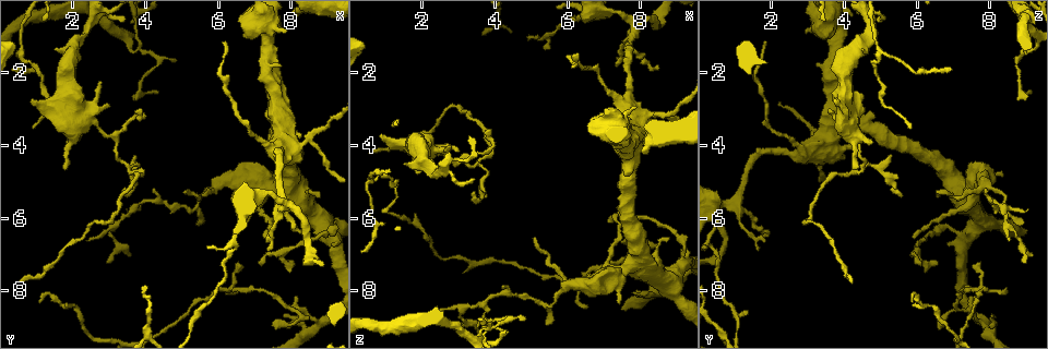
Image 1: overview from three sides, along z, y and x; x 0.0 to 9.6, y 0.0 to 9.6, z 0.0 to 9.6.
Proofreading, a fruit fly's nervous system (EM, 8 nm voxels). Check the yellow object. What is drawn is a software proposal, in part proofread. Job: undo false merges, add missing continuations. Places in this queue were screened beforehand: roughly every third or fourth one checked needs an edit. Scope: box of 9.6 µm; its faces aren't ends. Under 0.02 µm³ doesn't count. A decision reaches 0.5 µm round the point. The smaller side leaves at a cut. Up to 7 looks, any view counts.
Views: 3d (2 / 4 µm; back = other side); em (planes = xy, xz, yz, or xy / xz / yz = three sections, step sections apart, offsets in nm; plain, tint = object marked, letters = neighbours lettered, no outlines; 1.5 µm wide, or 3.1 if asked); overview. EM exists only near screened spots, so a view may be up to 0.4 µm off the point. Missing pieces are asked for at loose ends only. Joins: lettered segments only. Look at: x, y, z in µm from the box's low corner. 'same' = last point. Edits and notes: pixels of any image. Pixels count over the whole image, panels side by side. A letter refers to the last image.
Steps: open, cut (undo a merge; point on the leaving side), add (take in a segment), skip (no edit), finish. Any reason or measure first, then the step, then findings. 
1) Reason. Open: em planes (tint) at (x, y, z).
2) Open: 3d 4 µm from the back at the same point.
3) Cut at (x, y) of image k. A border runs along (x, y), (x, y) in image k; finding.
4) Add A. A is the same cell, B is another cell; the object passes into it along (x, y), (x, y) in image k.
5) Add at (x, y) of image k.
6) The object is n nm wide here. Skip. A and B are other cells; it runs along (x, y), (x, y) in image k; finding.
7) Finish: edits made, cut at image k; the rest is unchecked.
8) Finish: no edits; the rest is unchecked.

Sharp bend. Open: em planes (letters) at (3.05, 6.50, 8.75).

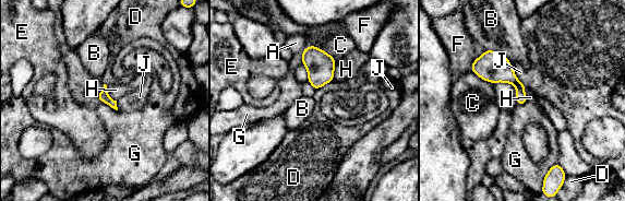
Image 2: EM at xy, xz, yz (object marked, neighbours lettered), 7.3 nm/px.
The object is 70 nm wide here; the longest contact is with C, 220 nm. Skip. A, B, C, D, E, F, G, H and J are other cells; continuous, no second cell.

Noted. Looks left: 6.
A narrow waist. Open: 3d 4 µm from the back at (5.50, 5.55, 8.45).

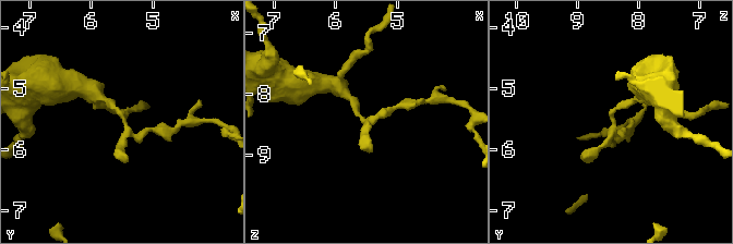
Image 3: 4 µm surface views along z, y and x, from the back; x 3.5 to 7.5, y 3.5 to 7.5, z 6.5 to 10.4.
Open: em planes (letters) at (5.45, 5.55, 8.45).

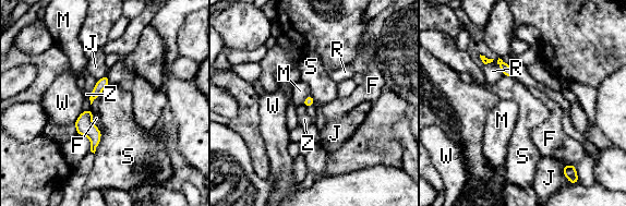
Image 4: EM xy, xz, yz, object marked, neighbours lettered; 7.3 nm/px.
Skip. F, J, M, R, S, W and Z are other cells; a border runs along (91, 93), (89, 104) in image 4; one cell here.

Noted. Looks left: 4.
Tapers out. Open: 3d 2 µm at (7.85, 7.30, 6.55).

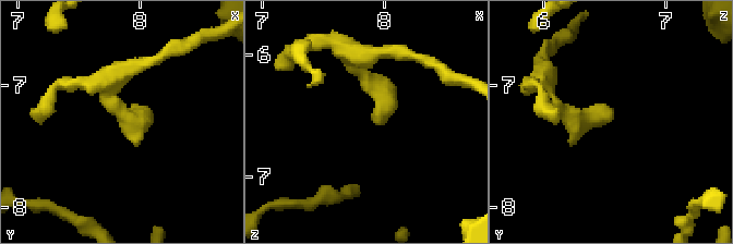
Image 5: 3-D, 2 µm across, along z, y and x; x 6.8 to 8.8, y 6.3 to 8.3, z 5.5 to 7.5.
Open: em planes (letters) at (7.90, 7.28, 6.56).

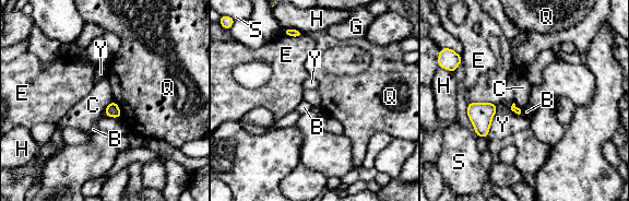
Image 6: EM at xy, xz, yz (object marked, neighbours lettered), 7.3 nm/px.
Skip. B, C, E, G, H, Q, S and Y are other cells; a border runs along (523, 109), (521, 115) in image 6; no lettered segment goes on from it.

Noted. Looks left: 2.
Finish: no edits; the rest is unchecked.

